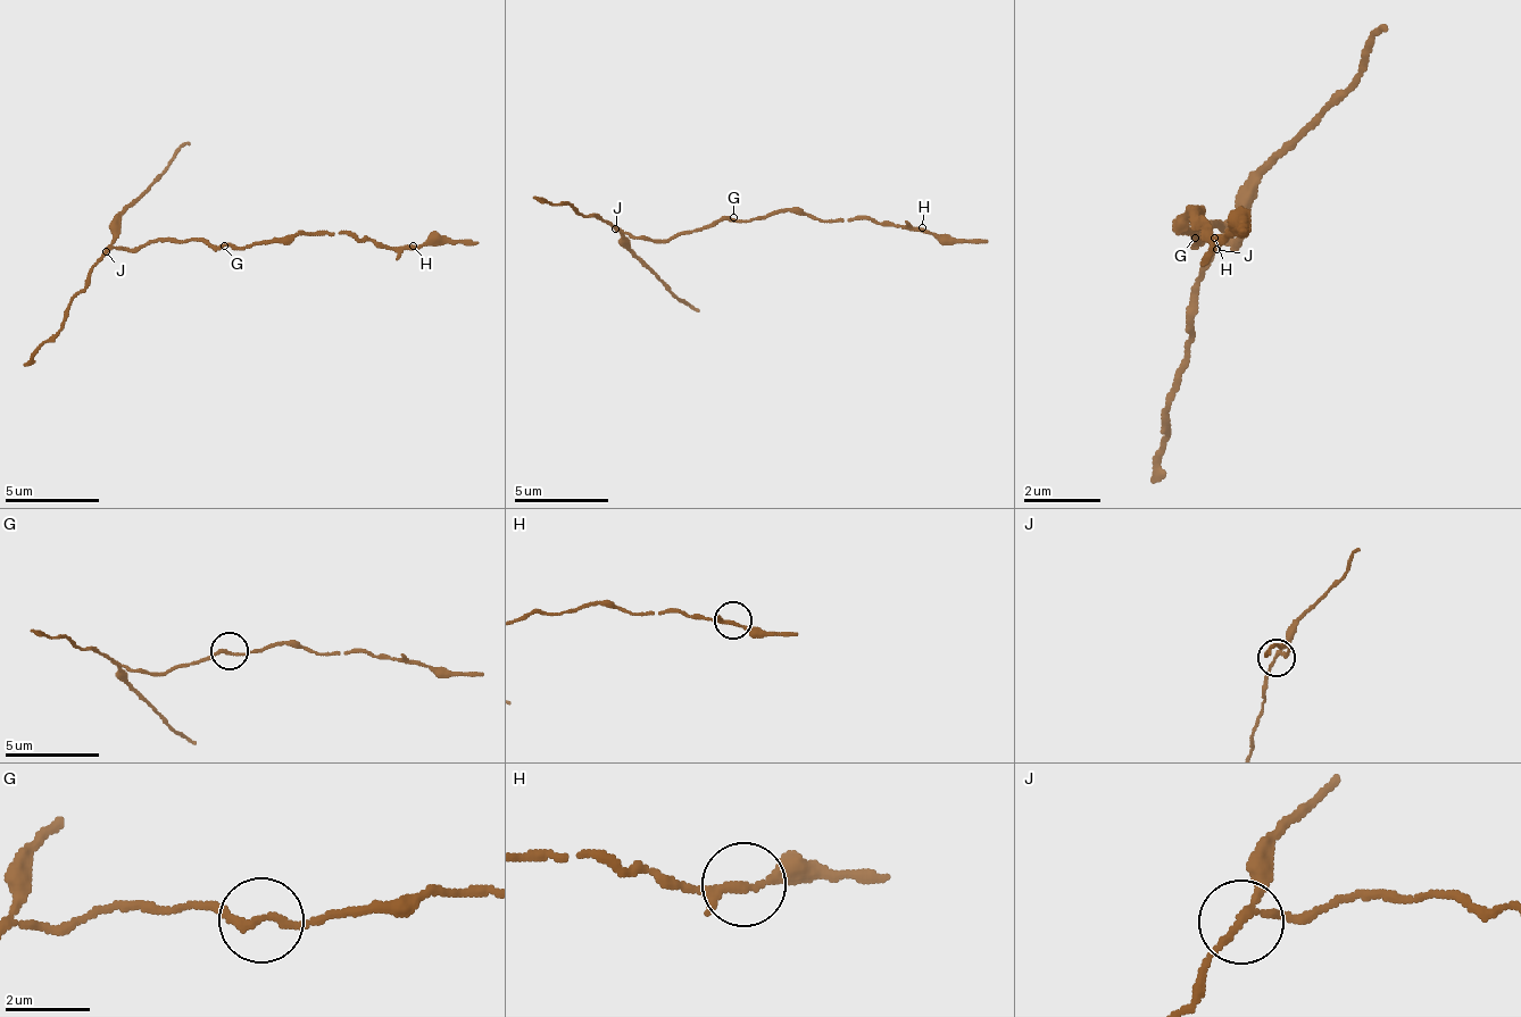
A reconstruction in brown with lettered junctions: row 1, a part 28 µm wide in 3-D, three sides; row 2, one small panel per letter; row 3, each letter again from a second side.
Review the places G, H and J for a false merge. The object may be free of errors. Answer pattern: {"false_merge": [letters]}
{"false_merge": ["J"]}

